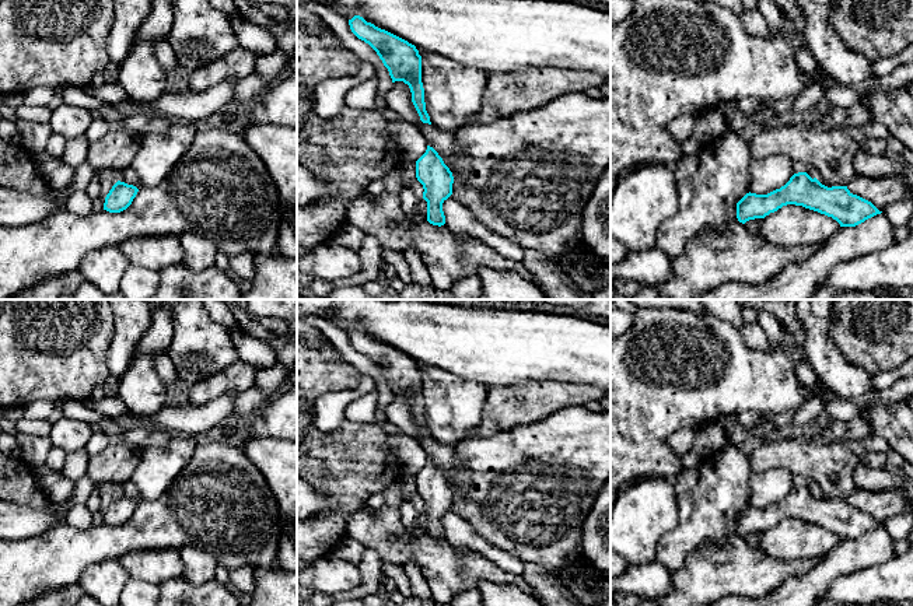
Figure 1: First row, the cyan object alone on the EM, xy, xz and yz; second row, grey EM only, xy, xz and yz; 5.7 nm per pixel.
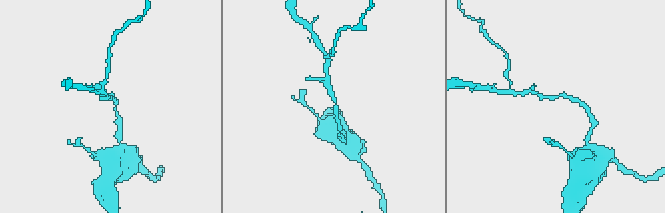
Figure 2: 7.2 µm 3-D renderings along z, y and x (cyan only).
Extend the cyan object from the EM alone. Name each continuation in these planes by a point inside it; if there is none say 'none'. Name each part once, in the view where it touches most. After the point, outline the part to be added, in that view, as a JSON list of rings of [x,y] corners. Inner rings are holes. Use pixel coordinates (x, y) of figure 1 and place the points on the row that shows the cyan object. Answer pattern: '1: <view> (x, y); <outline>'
none

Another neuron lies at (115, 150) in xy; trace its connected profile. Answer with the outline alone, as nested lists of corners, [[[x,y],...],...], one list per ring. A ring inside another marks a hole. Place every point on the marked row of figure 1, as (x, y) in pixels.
[[[112,126],[105,136],[88,144],[85,162],[95,174],[108,176],[116,183],[120,174],[130,167],[139,150],[140,137],[122,126]]]

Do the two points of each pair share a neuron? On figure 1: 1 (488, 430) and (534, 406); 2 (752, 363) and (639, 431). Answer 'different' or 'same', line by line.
1: same
2: same

